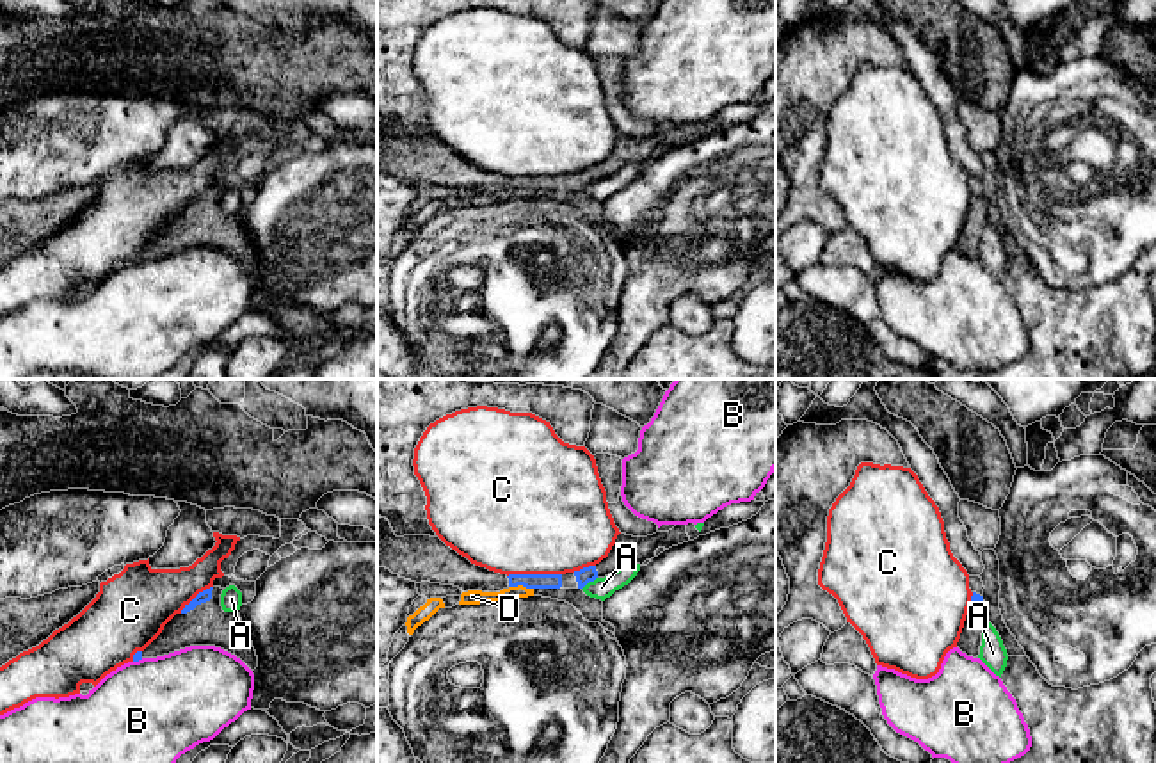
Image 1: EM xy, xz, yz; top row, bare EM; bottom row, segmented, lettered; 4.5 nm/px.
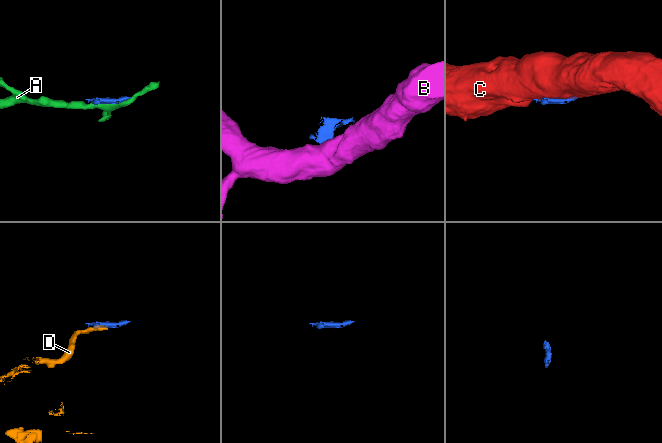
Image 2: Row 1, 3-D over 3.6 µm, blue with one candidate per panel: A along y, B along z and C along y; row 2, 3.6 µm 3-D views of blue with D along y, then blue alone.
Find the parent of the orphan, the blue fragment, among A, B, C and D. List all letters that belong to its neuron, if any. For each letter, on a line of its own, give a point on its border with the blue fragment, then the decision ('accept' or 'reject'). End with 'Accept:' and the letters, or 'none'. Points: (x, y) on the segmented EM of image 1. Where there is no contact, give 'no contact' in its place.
A: meets blue in xz at (589, 580); reject
B: meets blue in xy at (137, 660); reject
C: meets blue in xz at (534, 575); reject
D: meets blue in xz at (521, 584); reject
Accept: none

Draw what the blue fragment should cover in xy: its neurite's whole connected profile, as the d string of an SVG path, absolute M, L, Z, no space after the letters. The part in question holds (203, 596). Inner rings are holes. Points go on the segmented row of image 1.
M210 587L199 592L144 651L133 655L133 662L164 656L190 646L215 646L235 655L254 671L258 667L256 651L242 626L238 610L222 610L222 590Z

